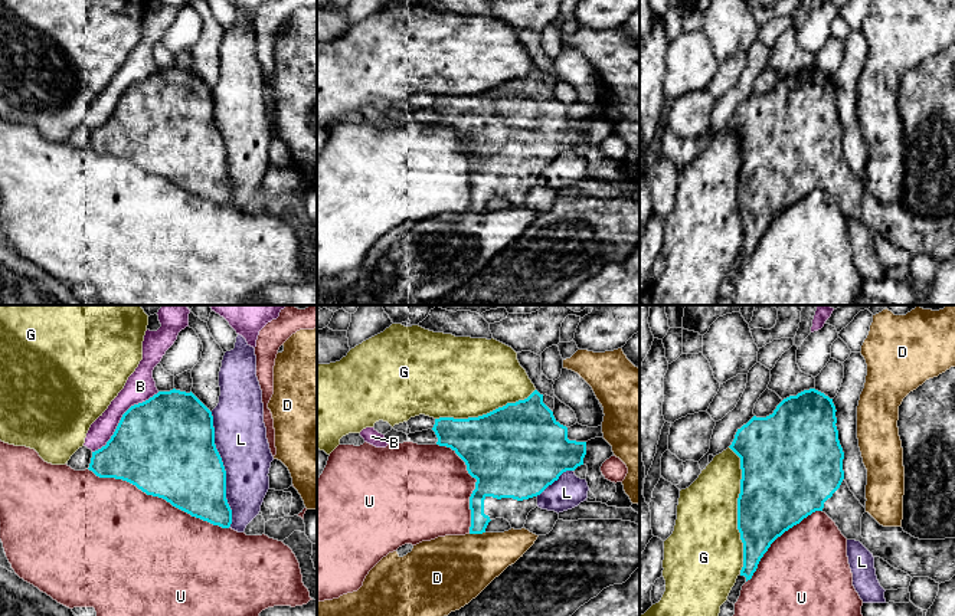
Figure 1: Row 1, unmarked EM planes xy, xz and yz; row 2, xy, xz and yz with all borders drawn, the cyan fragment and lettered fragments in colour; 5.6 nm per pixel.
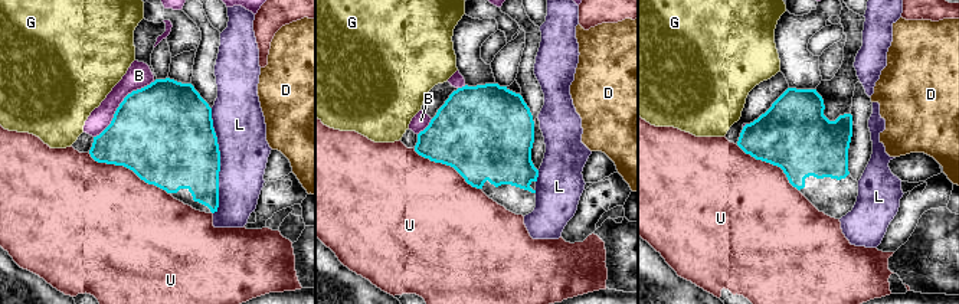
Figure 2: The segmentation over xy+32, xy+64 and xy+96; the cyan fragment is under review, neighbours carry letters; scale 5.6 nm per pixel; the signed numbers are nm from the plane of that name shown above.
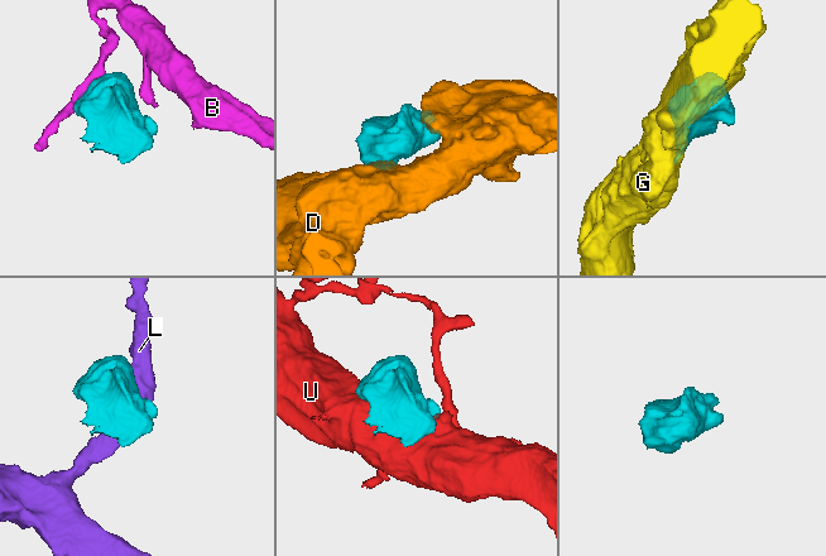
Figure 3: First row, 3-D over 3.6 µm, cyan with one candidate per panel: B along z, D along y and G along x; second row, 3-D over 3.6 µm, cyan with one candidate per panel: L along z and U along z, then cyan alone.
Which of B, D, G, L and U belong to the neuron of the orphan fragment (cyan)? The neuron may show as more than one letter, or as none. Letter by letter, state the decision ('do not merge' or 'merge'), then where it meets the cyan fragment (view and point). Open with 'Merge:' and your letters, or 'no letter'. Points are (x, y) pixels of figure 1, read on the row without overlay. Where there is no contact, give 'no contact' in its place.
Merge: no letter
B: do not merge; contact xy (121, 95)
D: do not merge; contact xz (477, 210)
G: do not merge; contact yz (738, 187)
L: do not merge; contact xy (223, 147)
U: do not merge; contact xy (159, 174)

